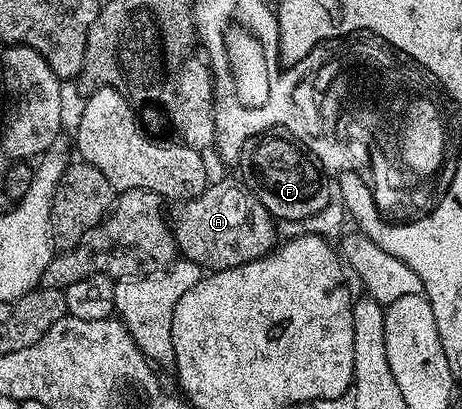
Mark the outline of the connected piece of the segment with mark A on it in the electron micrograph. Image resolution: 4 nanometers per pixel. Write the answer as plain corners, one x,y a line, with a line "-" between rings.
237,179
216,181
206,185
198,197
180,202
171,213
171,228
180,256
214,273
266,257
279,241
278,222
247,186

